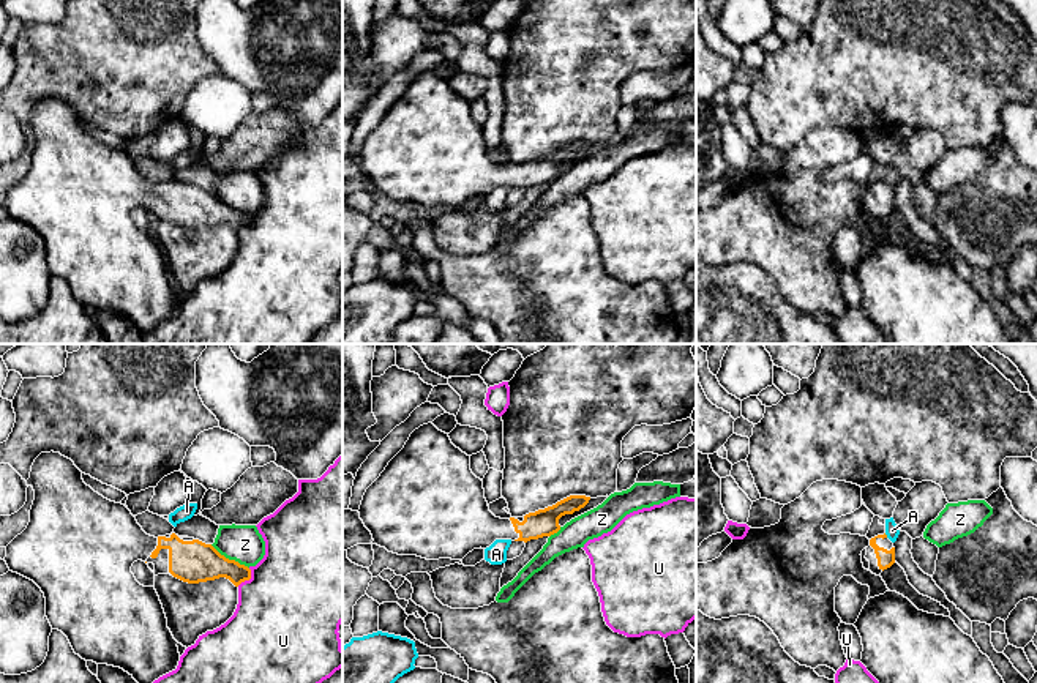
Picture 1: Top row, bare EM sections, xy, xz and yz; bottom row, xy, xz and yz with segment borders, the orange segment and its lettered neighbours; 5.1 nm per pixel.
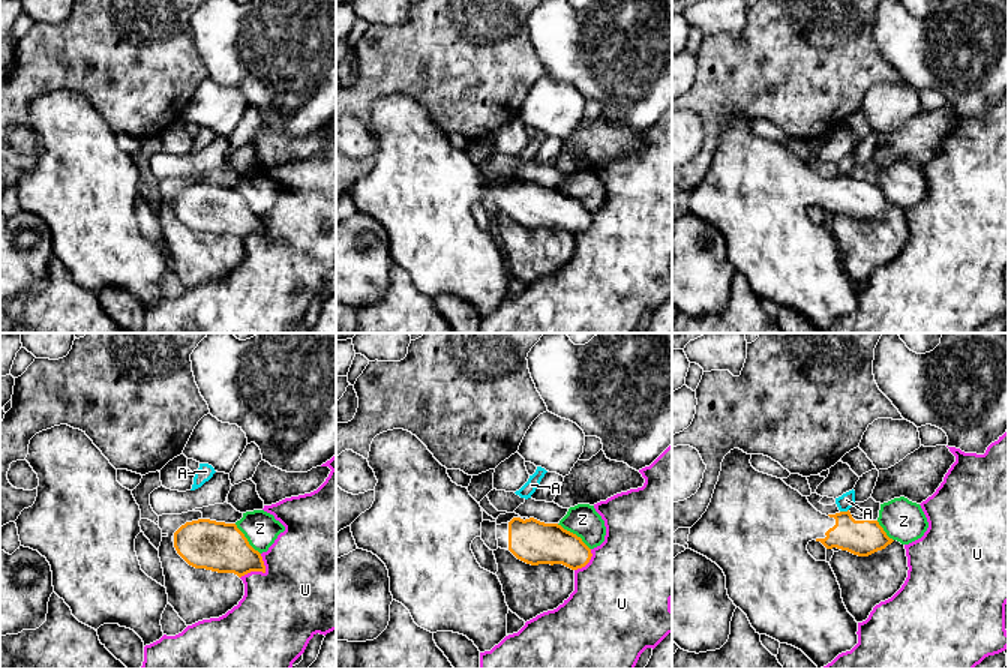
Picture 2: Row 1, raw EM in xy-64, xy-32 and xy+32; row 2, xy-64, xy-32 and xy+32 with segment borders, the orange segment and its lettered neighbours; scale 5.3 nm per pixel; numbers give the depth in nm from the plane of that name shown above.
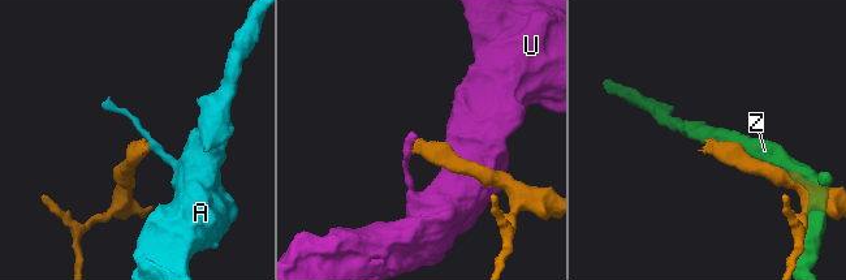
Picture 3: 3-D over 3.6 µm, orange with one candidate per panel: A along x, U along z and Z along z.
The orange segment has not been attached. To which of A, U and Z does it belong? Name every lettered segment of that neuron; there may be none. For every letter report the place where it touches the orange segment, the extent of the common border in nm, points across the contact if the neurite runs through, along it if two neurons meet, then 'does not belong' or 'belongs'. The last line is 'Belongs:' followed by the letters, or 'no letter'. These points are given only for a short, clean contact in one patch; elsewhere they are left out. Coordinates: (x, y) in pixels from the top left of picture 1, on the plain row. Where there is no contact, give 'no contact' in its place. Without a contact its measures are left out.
A: meets orange in yz at (886, 182); contact 30 nm long; border along yz (884, 180), (887, 183); does not belong
U: meets orange in xy at (248, 226); contact 120 nm long; does not belong
Z: meets orange in xy at (228, 205); contact 240 nm long; does not belong
Belongs: no letter

